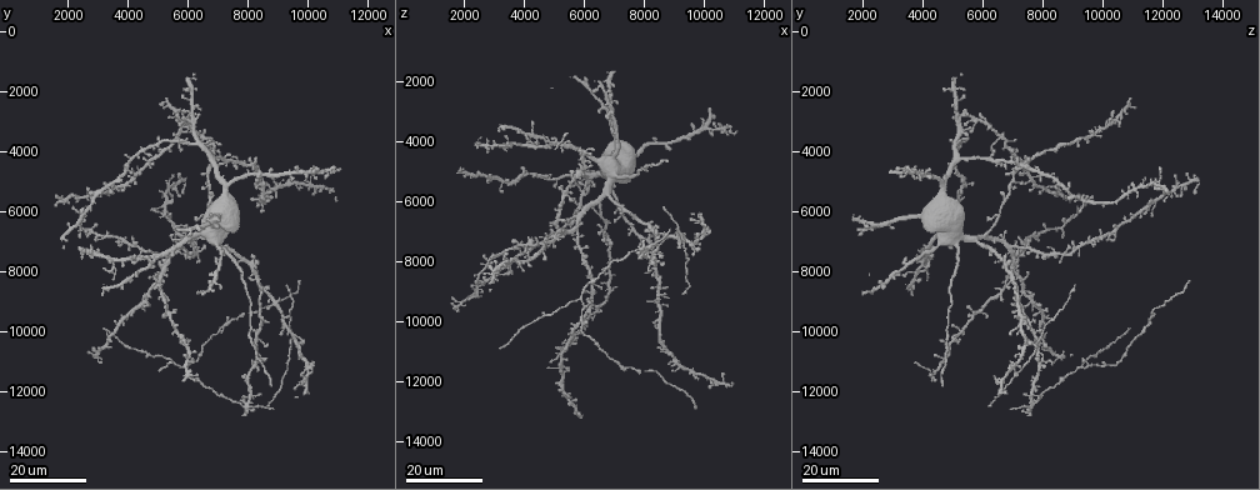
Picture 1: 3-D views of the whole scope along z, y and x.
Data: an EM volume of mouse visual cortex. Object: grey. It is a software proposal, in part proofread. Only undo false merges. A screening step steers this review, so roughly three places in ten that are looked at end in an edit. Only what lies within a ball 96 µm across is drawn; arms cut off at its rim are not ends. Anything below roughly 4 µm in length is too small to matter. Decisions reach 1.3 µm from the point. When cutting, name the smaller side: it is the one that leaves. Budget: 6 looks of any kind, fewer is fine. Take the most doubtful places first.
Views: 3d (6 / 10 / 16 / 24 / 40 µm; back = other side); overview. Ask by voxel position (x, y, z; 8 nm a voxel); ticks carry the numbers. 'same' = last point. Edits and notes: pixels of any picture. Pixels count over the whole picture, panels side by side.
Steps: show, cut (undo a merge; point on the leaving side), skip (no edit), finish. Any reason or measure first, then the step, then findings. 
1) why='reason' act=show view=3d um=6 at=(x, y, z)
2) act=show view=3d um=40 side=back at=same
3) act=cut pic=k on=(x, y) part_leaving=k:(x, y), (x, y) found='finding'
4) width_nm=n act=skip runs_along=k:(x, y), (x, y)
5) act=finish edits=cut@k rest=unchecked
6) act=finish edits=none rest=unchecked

why='four arms meet' act=show view=3d um=16 at=(3300, 8000, 4100)

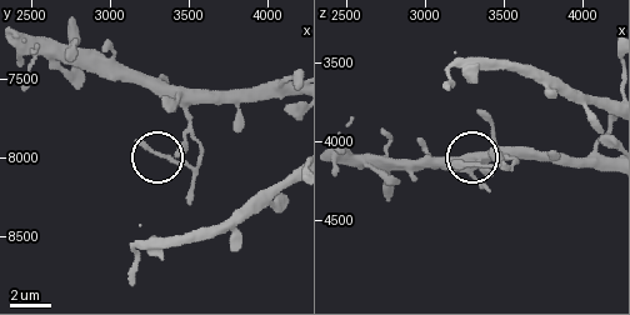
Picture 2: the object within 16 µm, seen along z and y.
why='zoom in' act=show view=3d um=6 at=(3420, 8000, 4160)

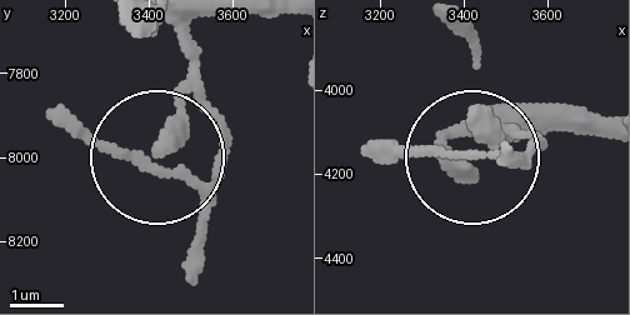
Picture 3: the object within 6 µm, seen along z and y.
width_nm=210 act=skip found='all the same neuron'

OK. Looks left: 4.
why='a fork' act=show view=3d um=24 at=(5800, 11200, 9200)

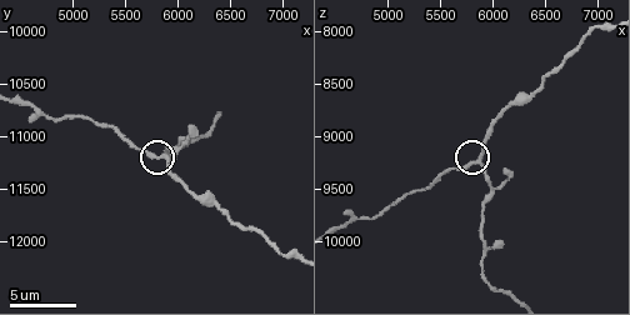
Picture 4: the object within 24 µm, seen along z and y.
why='closer look' act=show view=3d um=6 at=(5840, 11180, 9220)

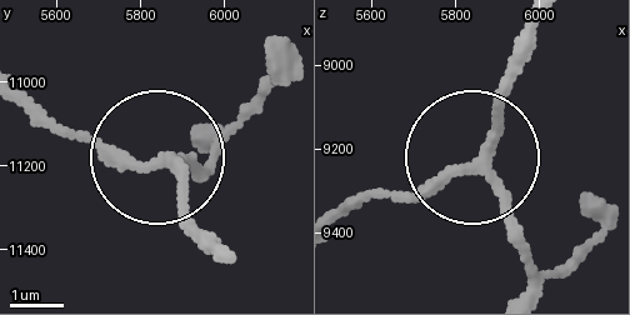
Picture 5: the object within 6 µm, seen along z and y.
arms=3 act=skip runs_along=5:(543, 21), (471, 156), (355, 205) found='one neuron here'

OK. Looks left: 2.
why='looks like a crossing' act=show view=3d um=24 at=(8500, 8700, 7000)

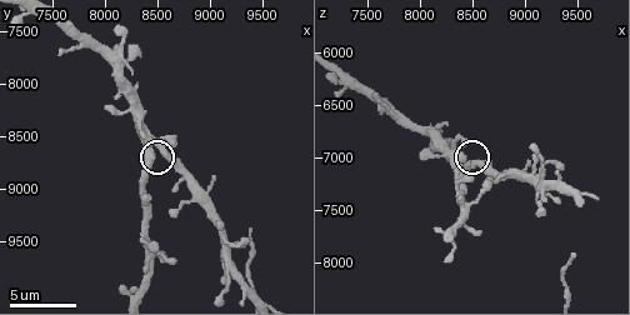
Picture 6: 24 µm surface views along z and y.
act=show view=3d um=10 at=(8520, 8600, 7060)

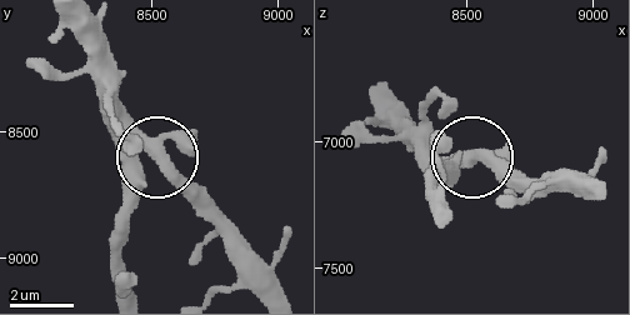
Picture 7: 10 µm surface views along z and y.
act=skip found='continuous, no second neuron'

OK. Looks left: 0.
act=finish edits=none rest=unchecked

